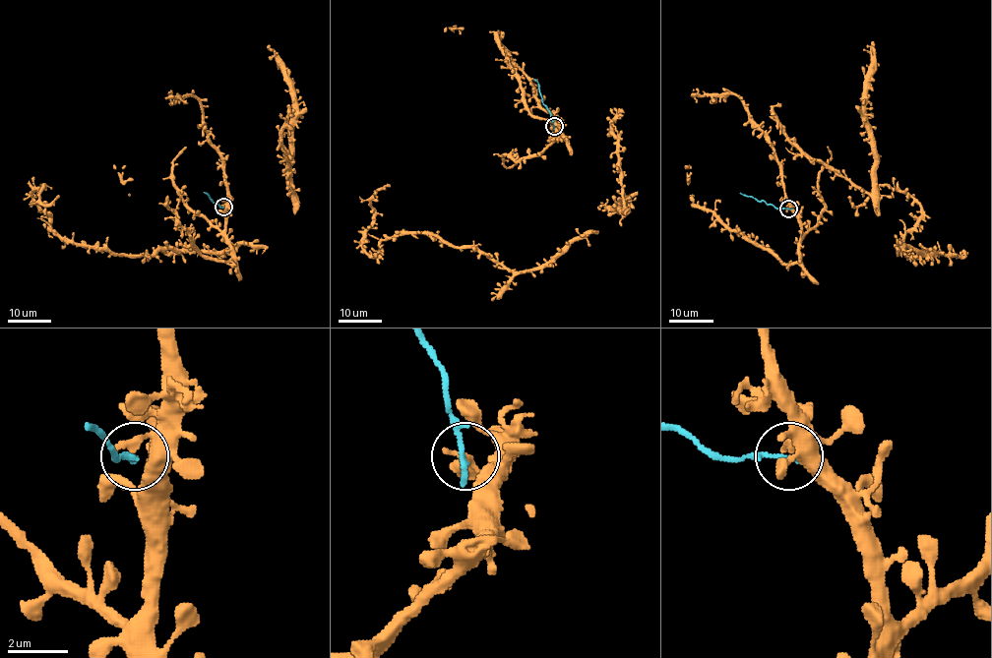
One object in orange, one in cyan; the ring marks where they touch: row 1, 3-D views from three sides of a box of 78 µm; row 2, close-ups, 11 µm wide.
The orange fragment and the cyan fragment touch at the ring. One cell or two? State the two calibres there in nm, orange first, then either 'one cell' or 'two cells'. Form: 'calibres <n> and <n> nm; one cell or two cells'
calibres 280 and 220 nm; two cells

